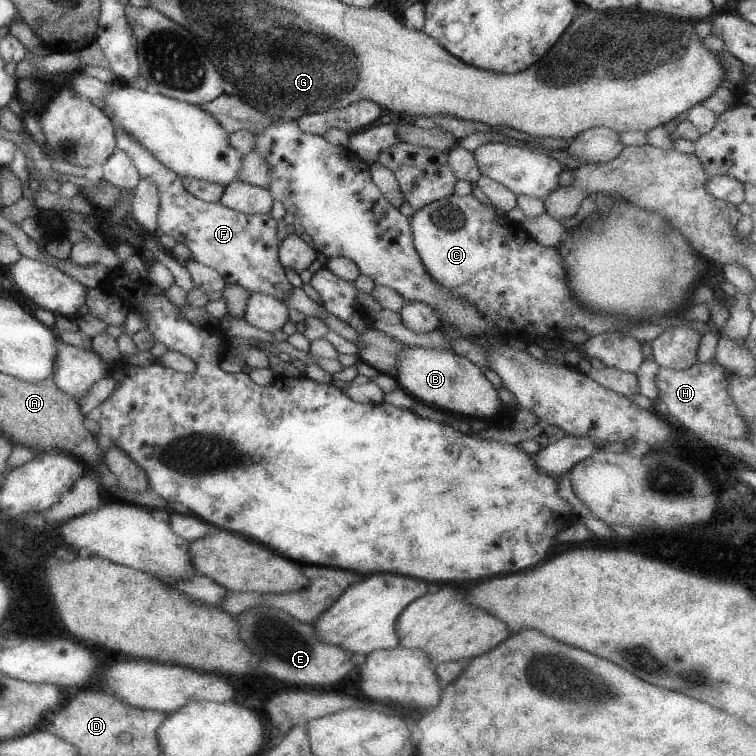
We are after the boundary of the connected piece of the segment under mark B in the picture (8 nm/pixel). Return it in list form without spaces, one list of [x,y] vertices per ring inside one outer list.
[[[404,345],[398,352],[395,380],[406,393],[446,414],[454,412],[471,419],[483,419],[505,411],[496,388],[485,378],[484,372],[470,360],[451,351]]]

